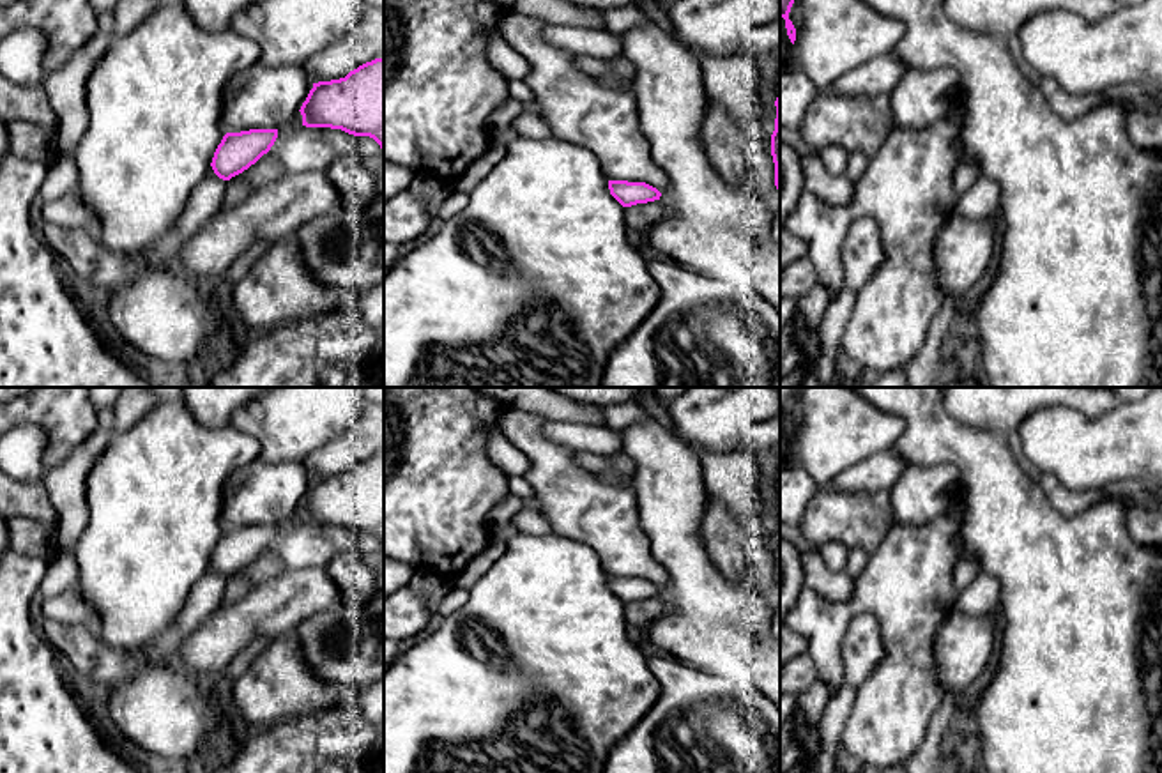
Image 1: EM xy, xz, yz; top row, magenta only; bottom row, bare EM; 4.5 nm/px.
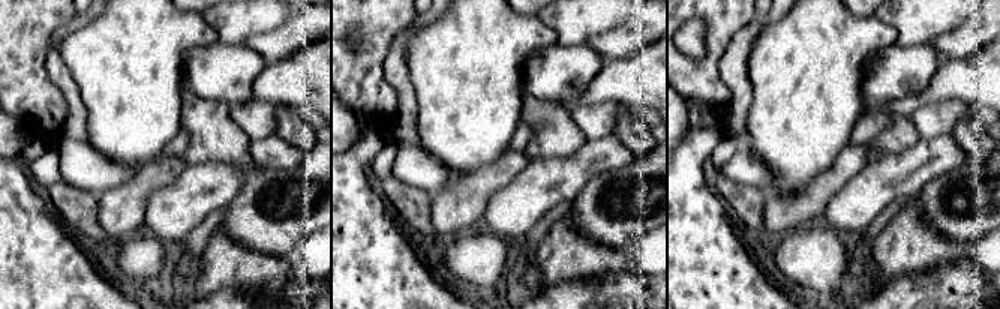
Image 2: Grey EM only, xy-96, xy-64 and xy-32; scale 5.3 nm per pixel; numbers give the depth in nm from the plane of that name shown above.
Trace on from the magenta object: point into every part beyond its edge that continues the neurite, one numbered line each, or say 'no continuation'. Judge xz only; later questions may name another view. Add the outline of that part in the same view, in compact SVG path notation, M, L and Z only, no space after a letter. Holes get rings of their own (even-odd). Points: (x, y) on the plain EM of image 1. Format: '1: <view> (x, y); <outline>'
no continuation

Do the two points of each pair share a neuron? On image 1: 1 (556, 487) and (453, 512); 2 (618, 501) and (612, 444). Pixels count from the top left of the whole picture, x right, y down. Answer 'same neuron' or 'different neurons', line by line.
1: different neurons
2: different neurons

